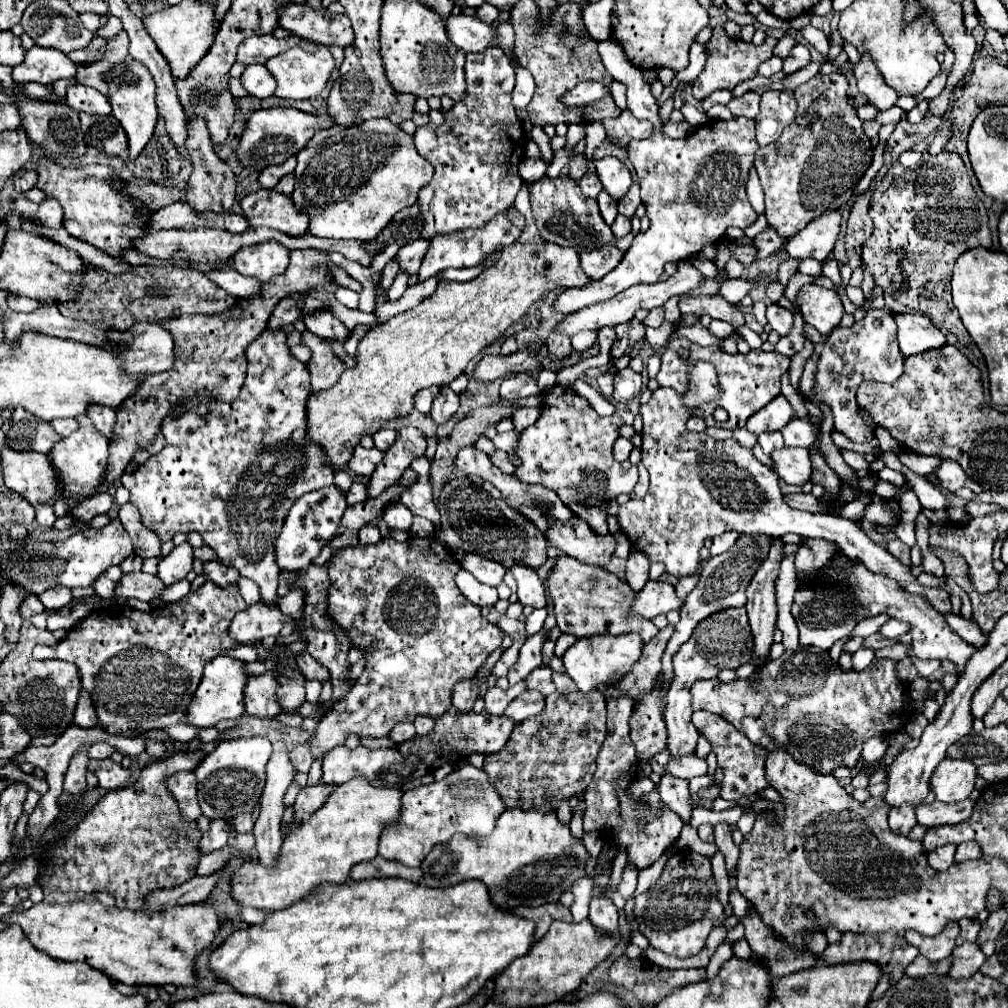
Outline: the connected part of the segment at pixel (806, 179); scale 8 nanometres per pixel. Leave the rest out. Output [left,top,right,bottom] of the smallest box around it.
[755,73,871,241]

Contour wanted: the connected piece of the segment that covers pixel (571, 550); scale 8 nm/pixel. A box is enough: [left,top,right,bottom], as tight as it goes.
[545,517,615,567]

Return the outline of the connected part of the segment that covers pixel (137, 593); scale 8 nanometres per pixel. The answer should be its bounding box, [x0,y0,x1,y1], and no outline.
[113,571,165,601]

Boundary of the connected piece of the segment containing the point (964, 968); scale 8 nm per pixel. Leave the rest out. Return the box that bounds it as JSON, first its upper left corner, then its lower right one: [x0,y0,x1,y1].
[947,943,987,979]

